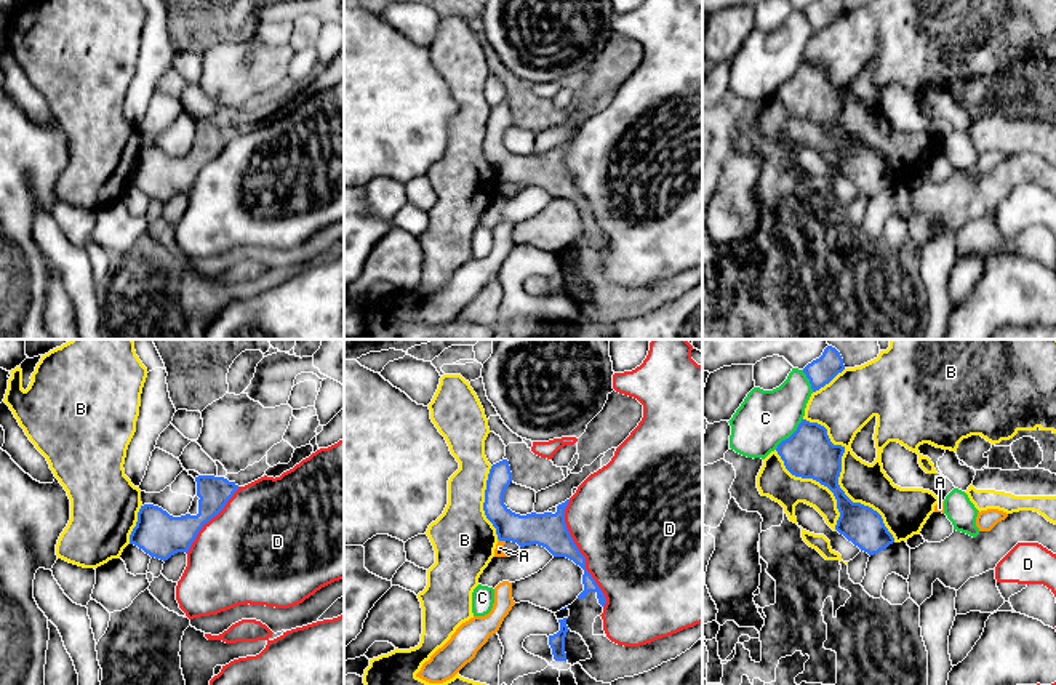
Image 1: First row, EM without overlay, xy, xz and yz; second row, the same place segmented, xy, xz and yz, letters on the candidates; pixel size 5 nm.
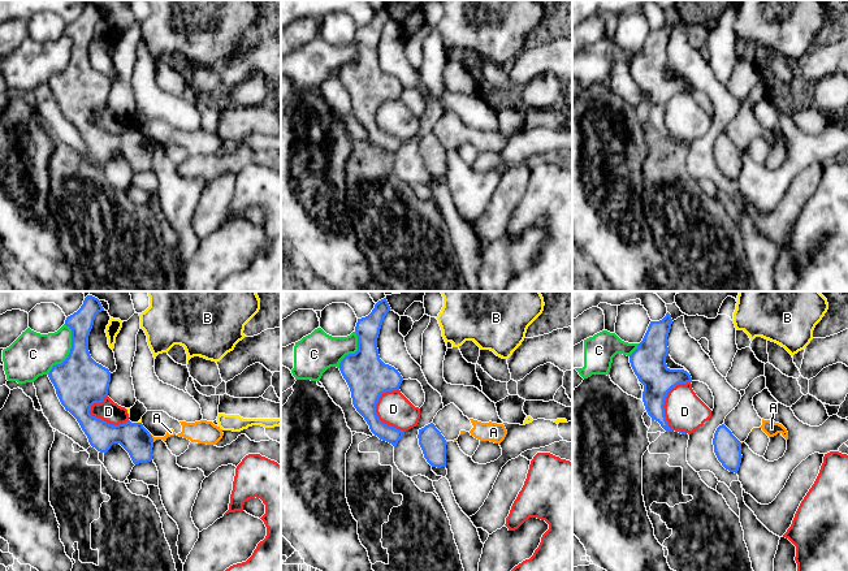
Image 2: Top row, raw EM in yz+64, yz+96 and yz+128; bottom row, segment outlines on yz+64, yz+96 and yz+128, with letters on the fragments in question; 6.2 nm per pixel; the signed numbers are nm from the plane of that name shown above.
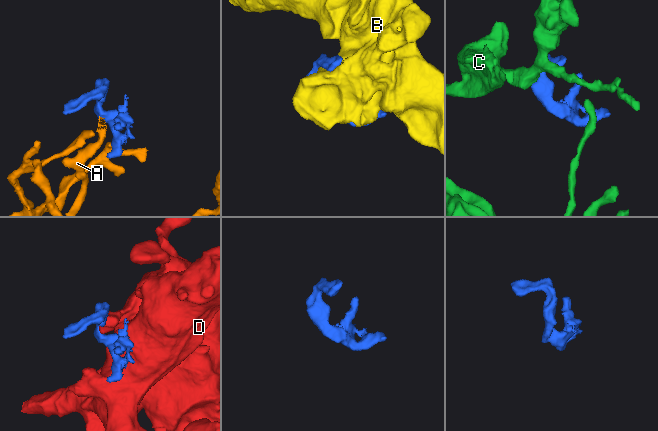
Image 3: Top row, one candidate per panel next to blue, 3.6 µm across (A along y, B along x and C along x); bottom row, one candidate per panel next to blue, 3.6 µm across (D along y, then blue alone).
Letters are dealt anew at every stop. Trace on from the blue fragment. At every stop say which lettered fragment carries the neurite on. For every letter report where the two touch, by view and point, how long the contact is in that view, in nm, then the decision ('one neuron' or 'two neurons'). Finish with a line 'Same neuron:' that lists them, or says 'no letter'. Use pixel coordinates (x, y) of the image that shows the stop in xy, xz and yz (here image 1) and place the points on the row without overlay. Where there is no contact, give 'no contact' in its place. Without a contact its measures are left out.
A: xz (501, 181) | 40 nm | two neurons
B: yz (837, 120) | 750 nm | two neurons
C: yz (792, 76) | 220 nm | two neurons
D: xz (581, 196) | 550 nm | two neurons
Same neuron: no letter

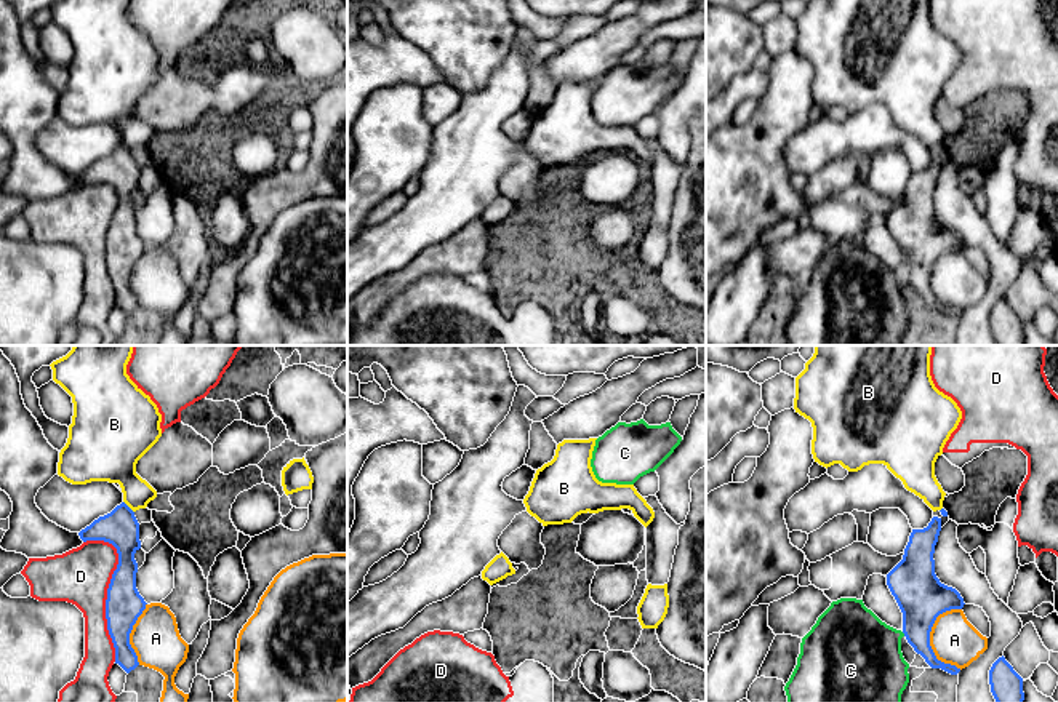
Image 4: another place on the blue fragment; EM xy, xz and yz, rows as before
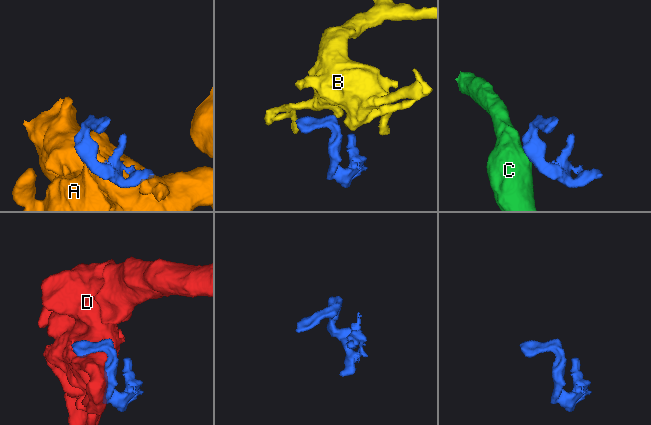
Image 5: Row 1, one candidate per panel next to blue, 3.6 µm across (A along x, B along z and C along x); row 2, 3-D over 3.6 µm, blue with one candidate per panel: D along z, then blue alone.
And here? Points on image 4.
A: yz (929, 285) | 320 nm | two neurons
B: xy (128, 149) | 80 nm | two neurons
C: yz (903, 274) | 30 nm | two neurons
D: xy (108, 232) | 650 nm | two neurons
Same neuron: no letter

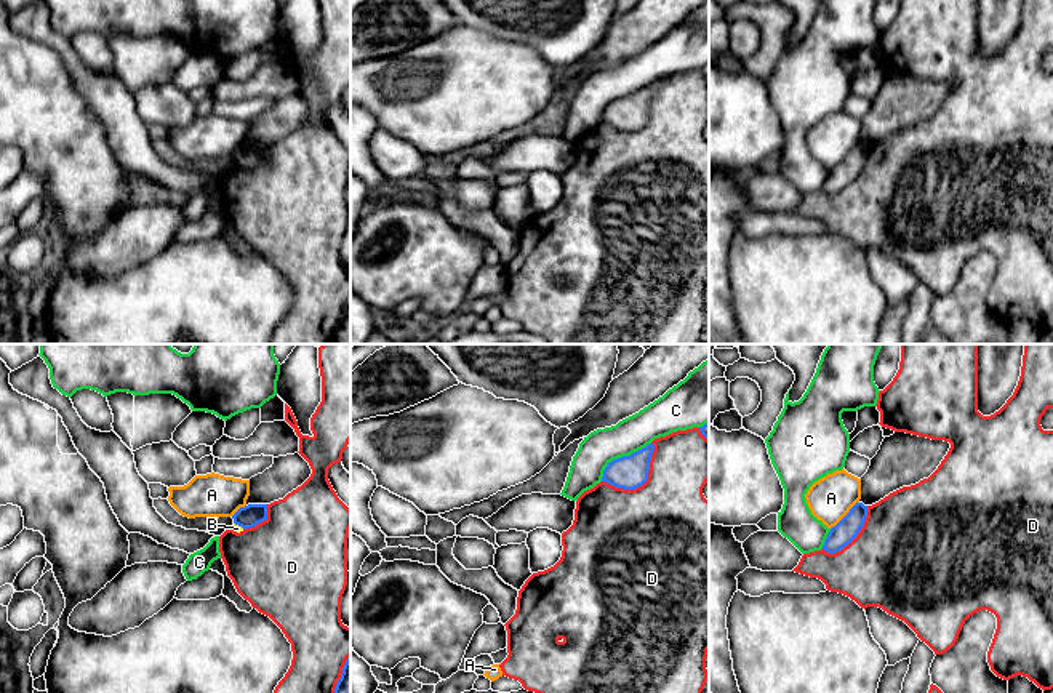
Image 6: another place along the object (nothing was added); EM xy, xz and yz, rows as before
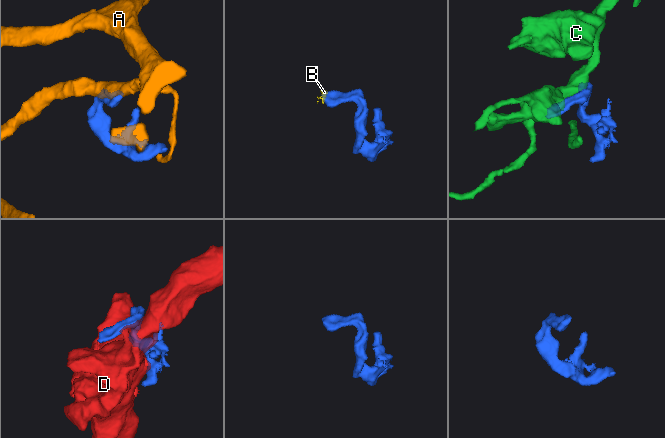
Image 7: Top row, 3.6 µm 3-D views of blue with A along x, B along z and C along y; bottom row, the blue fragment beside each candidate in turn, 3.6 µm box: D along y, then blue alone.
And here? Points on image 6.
A: yz (845, 157) | 200 nm | two neurons
B: xy (239, 167) | 70 nm | two neurons
C: xz (623, 98) | 320 nm | two neurons
D: xz (642, 125) | 320 nm | two neurons
Same neuron: no letter

